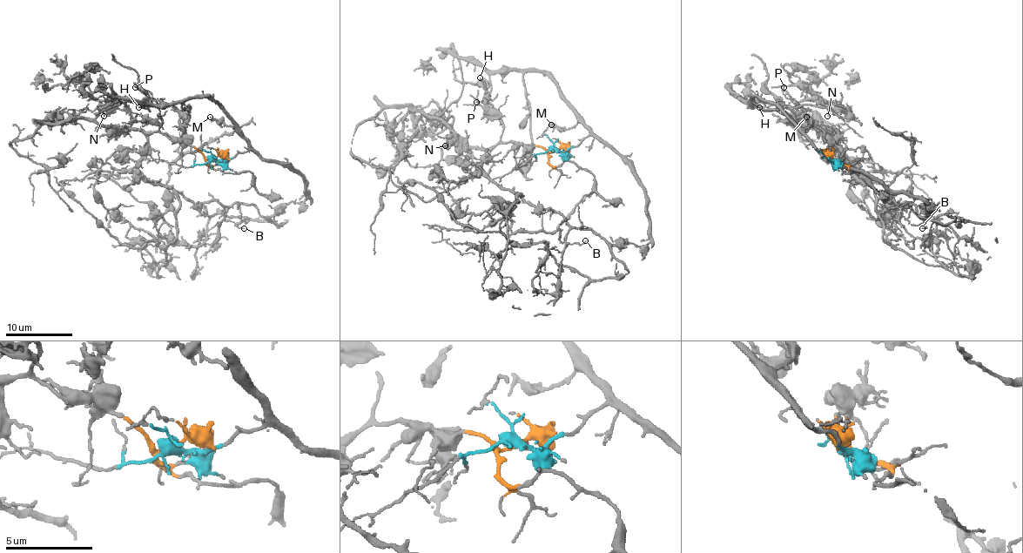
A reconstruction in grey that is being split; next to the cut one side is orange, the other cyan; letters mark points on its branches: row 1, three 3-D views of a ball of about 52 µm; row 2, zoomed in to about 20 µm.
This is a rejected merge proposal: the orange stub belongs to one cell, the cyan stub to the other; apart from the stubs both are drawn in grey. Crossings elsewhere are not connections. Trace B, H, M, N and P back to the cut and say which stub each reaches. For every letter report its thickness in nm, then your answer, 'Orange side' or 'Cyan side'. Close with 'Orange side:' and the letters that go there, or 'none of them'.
B: Thickness 100 nm. Orange side
H: Thickness 130 nm. Cyan side
M: Thickness 150 nm. Cyan side
N: Thickness 150 nm. Orange side
P: Thickness 130 nm. Orange side
Orange side: B, N, P

